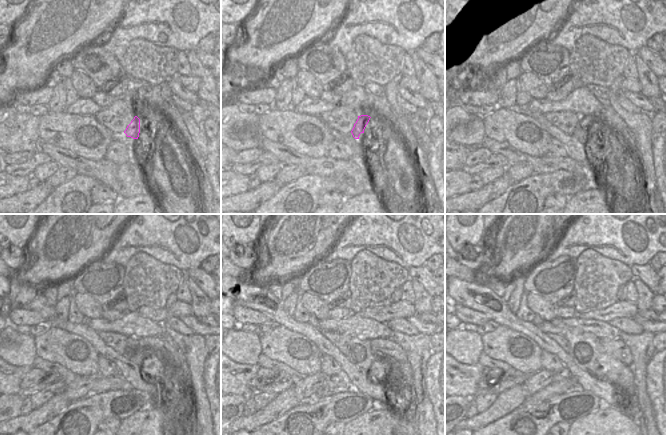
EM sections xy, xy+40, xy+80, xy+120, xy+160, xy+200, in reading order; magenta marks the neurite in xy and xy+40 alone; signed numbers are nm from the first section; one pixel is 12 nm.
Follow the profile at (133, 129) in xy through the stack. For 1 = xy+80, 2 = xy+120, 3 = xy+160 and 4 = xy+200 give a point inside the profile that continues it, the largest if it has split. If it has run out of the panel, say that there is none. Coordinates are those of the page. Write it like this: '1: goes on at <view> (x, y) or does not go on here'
1: goes on at xy+80 (597, 120)
2: goes on at xy+120 (168, 351)
3: goes on at xy+160 (388, 347)
4: goes on at xy+200 (616, 347)

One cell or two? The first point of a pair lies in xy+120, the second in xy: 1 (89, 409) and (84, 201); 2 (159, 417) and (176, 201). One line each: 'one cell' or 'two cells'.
1: one cell
2: two cells

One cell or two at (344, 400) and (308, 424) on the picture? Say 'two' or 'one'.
one

